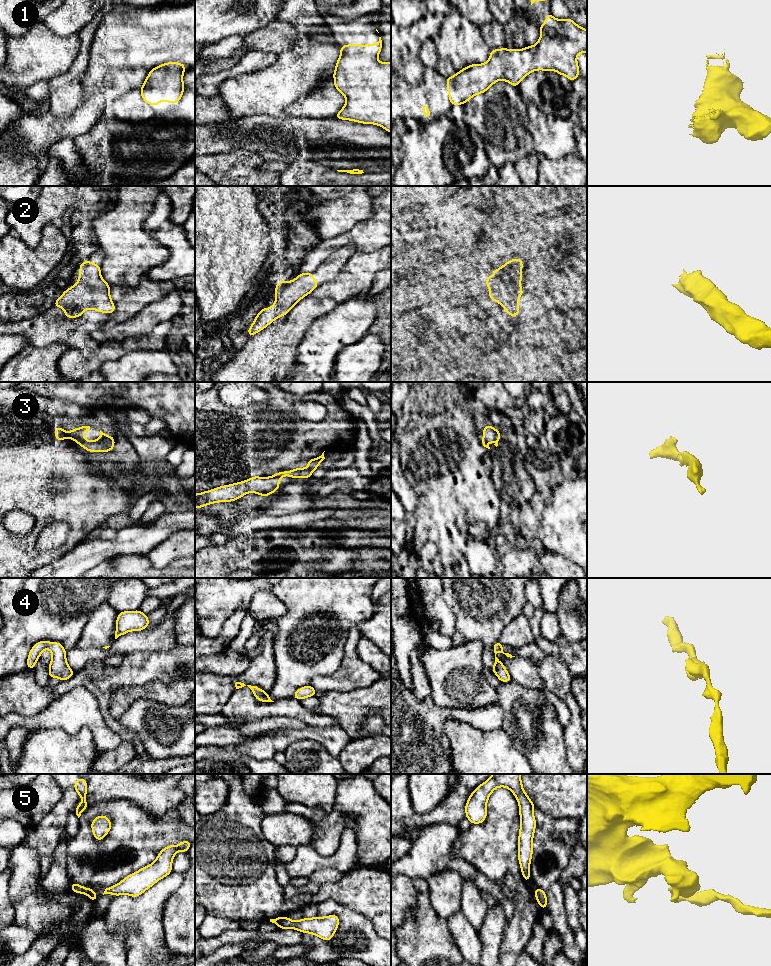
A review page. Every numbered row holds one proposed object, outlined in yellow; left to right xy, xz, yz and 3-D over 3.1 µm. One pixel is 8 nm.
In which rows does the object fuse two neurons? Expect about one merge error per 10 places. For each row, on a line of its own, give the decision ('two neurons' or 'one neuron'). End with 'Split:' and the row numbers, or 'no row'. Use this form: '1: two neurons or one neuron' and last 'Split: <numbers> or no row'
1: one neuron
2: one neuron
3: one neuron
4: one neuron
5: one neuron
Split: no row

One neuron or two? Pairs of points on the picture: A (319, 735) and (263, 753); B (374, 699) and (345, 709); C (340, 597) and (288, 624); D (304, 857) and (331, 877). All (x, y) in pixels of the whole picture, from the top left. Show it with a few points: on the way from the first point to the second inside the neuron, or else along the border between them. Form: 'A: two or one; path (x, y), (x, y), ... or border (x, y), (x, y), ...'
A: one; path (305, 734), (289, 735), (277, 741)
B: one; path (367, 700), (352, 707)
C: one; path (327, 597), (315, 608), (304, 609), (301, 612)
D: two; border (343, 872), (331, 867), (321, 867), (306, 877)

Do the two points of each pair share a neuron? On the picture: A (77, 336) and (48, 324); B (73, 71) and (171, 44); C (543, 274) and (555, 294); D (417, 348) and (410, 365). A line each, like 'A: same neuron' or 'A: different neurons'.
A: same neuron
B: different neurons
C: same neuron
D: different neurons

